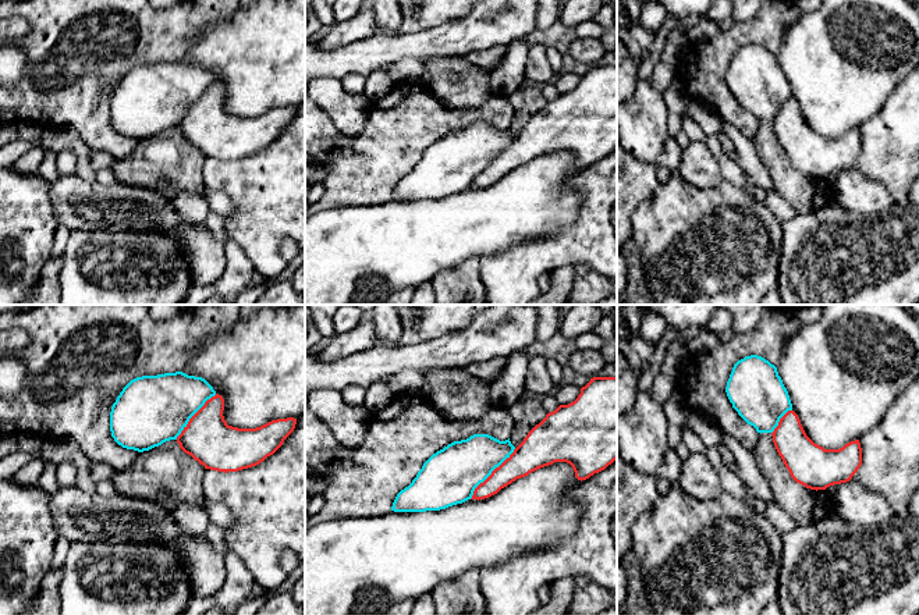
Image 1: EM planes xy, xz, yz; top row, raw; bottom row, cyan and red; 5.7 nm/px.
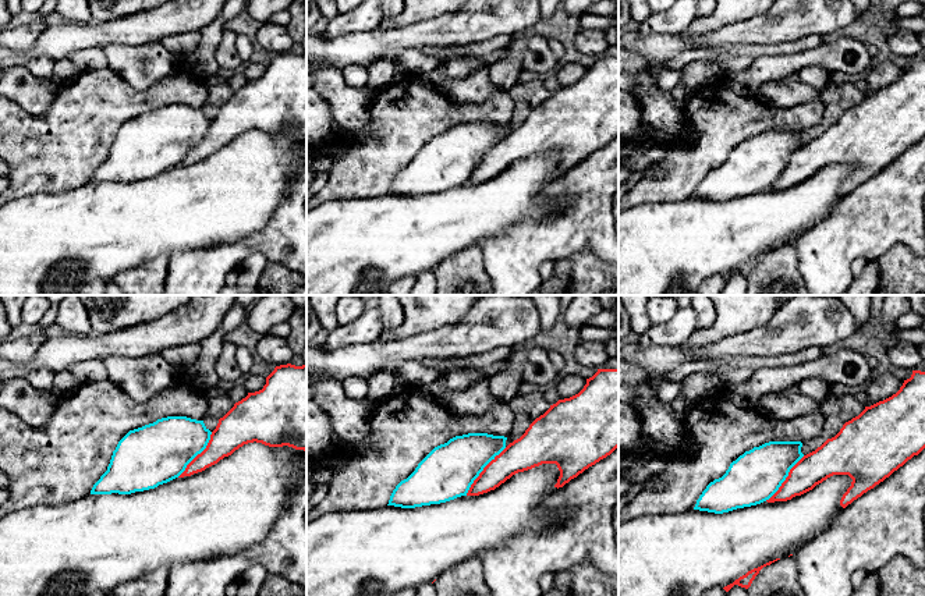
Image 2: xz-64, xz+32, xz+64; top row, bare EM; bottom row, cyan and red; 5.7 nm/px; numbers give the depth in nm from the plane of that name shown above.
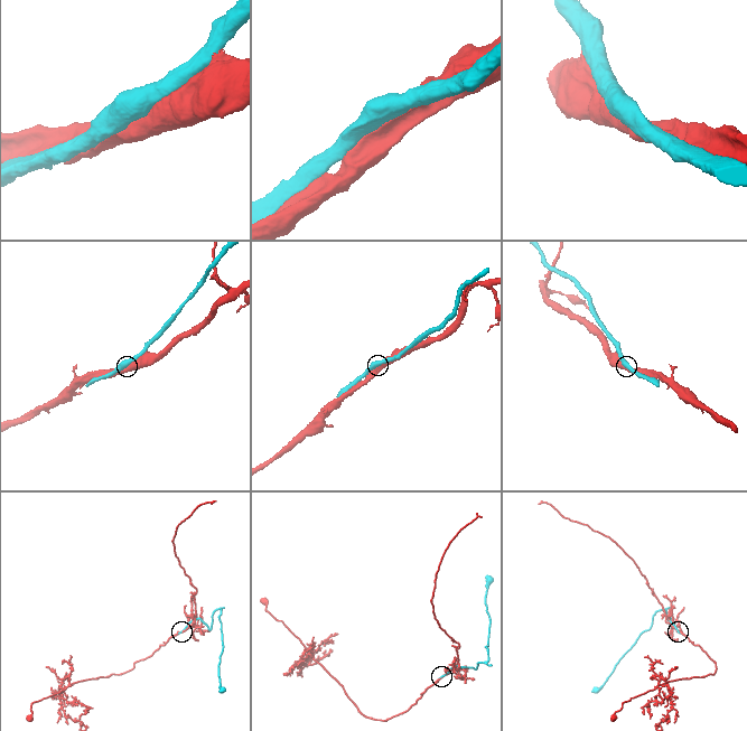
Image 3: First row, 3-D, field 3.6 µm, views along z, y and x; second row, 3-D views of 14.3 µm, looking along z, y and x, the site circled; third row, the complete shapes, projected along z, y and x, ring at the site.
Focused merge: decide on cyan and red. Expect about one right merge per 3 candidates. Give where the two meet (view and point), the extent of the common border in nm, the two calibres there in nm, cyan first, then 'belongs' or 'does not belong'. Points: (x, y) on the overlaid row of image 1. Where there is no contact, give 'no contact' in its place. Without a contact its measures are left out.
meets cyan in xz at (490, 473); contact 400 nm long; 320 nm thick on the cyan side, 180 nm on the other; does not belong

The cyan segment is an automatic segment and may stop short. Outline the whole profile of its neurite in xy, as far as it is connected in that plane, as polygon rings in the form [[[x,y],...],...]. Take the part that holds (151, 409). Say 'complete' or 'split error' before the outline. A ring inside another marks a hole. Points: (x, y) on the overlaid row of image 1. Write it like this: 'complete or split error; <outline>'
complete; [[[182,372],[136,377],[111,406],[111,437],[123,448],[138,452],[177,440],[189,419],[214,395],[205,378]]]

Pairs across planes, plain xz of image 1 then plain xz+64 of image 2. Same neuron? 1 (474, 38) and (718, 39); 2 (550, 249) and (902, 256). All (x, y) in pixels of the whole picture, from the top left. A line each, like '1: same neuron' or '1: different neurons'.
1: same neuron
2: different neurons

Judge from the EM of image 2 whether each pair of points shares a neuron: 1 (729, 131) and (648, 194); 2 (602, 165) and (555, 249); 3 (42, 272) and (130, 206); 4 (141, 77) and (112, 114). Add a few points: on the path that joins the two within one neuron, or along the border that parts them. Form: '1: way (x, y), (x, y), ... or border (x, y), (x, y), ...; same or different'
1: way (709, 142), (667, 184); same
2: way (589, 185), (578, 204), (578, 216), (566, 229); same
3: way (64, 249), (78, 236), (107, 226); same
4: border (107, 66), (137, 89), (146, 89), (165, 78); different

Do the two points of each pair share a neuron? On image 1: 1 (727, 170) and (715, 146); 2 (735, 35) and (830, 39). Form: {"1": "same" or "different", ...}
{"1": "same", "2": "different"}

